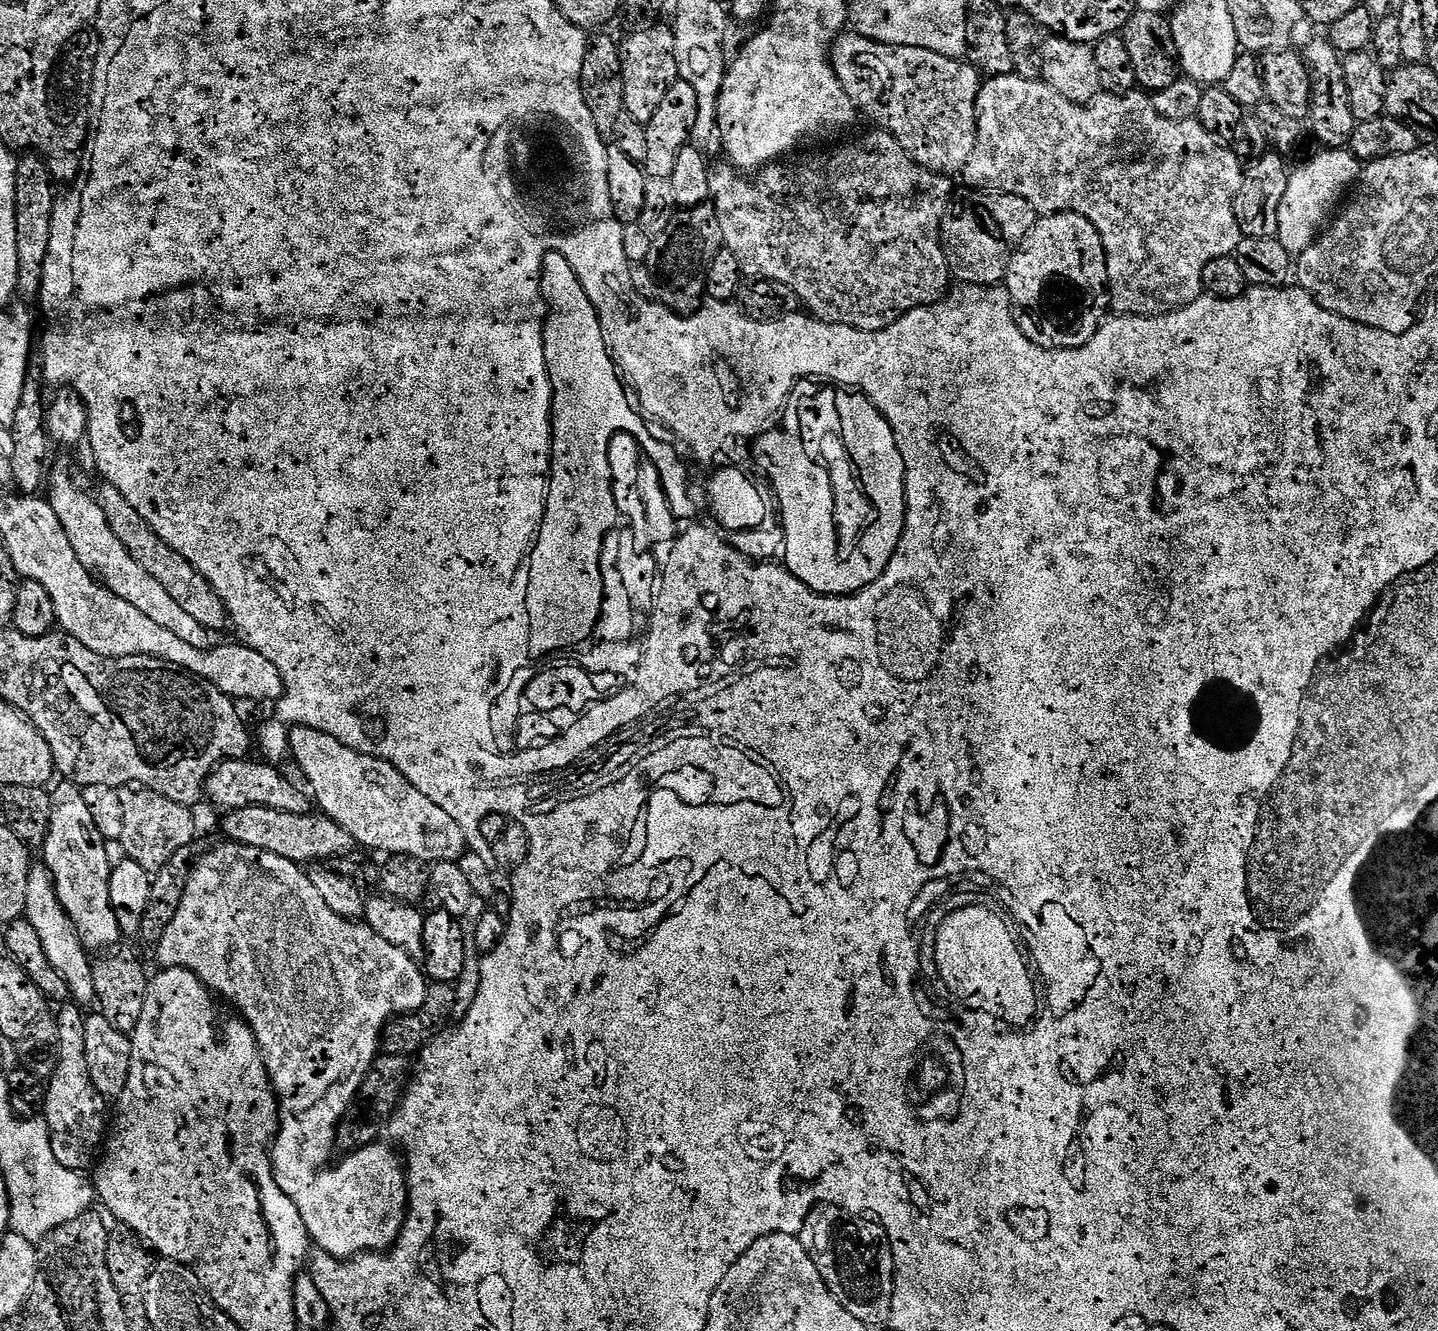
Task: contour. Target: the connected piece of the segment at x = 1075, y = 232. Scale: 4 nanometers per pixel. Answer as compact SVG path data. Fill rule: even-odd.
M1073 212L1041 216L1031 230L1023 233L1018 247L1007 261L1002 284L1008 289L1012 301L1018 302L1018 319L1022 334L1026 334L1026 338L1030 338L1030 342L1040 348L1086 346L1086 342L1090 342L1090 338L1098 334L1098 330L1110 316L1108 263L1102 238L1089 220Z

